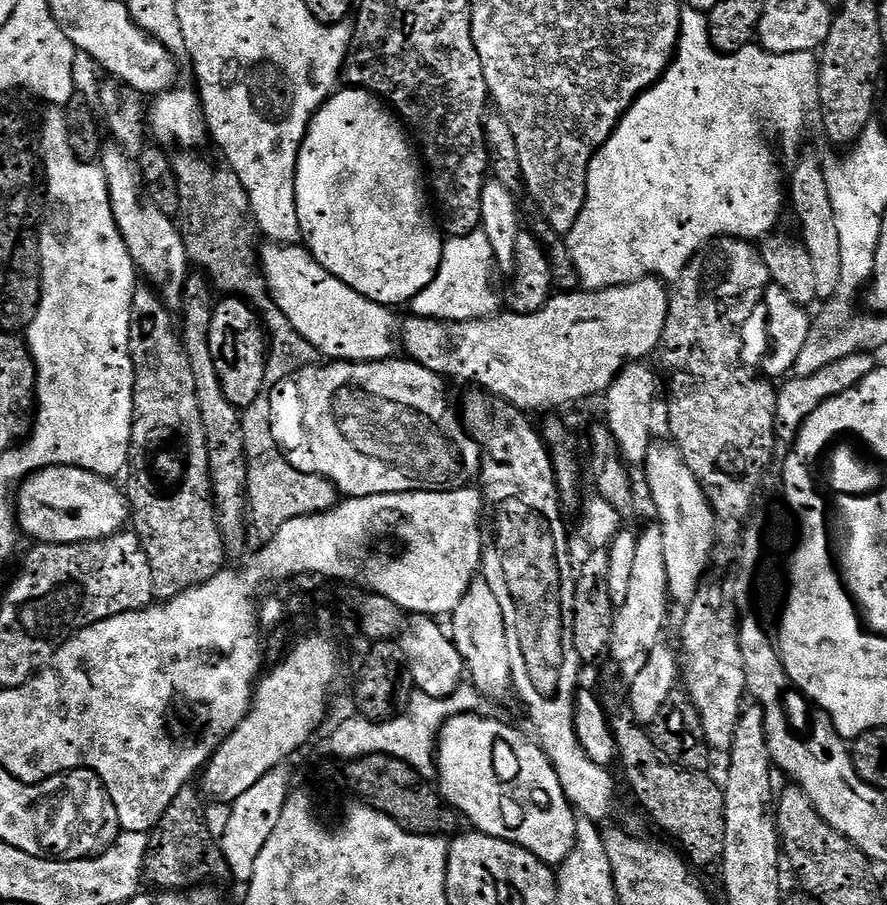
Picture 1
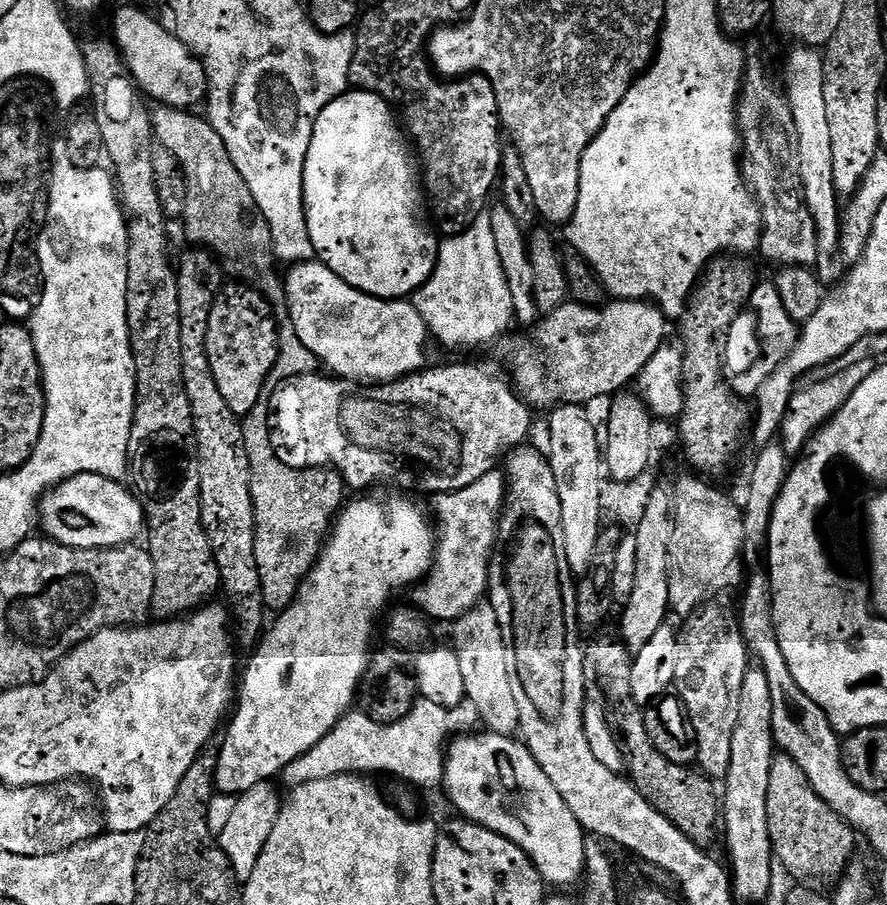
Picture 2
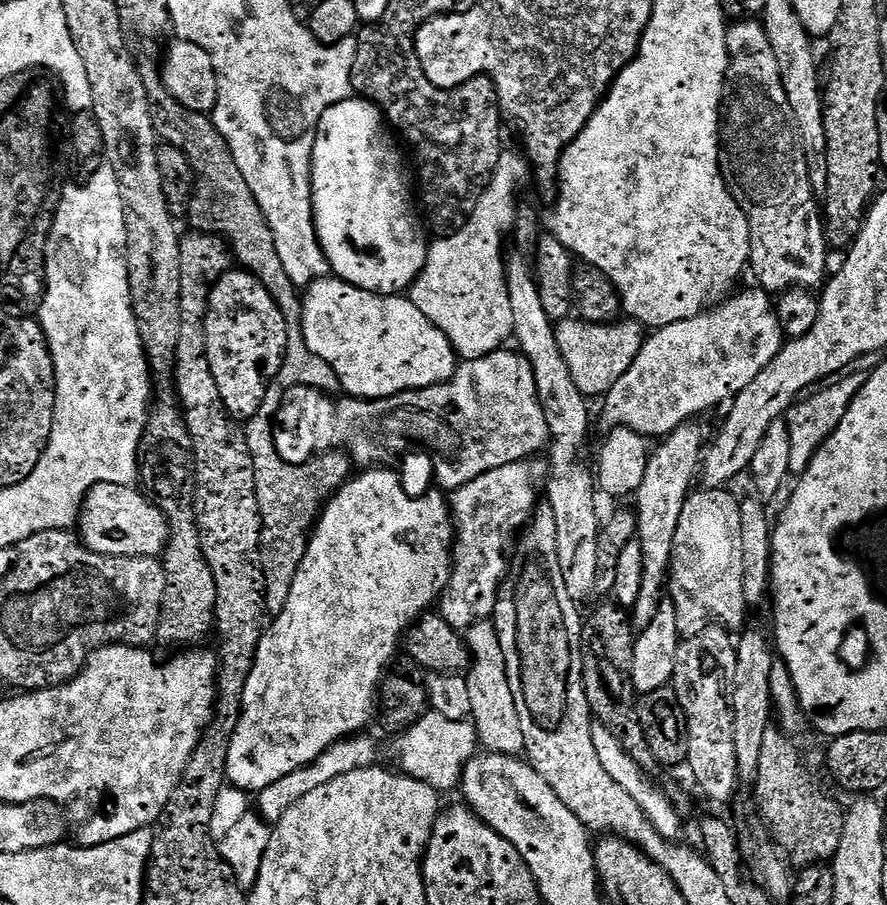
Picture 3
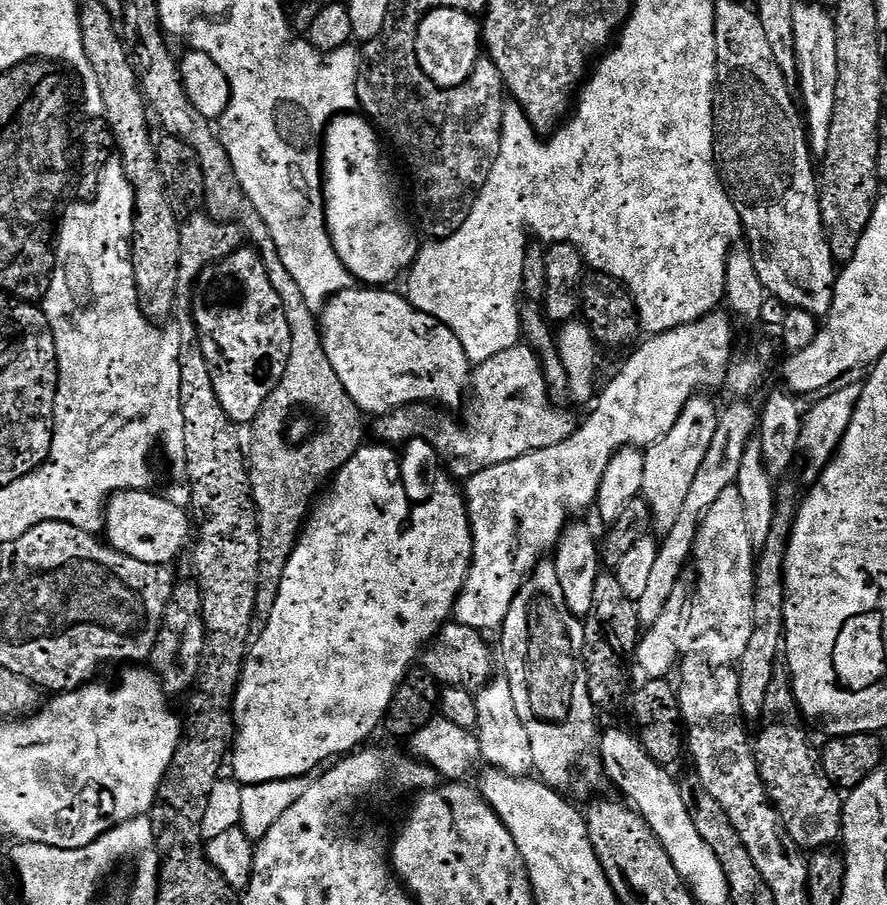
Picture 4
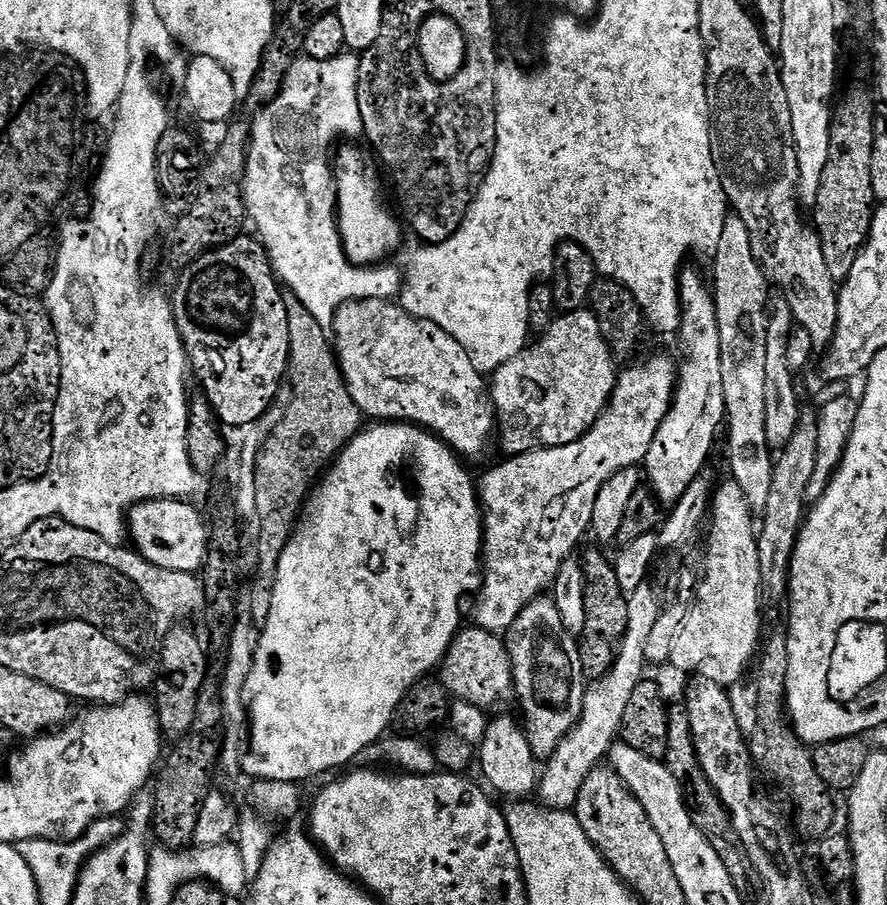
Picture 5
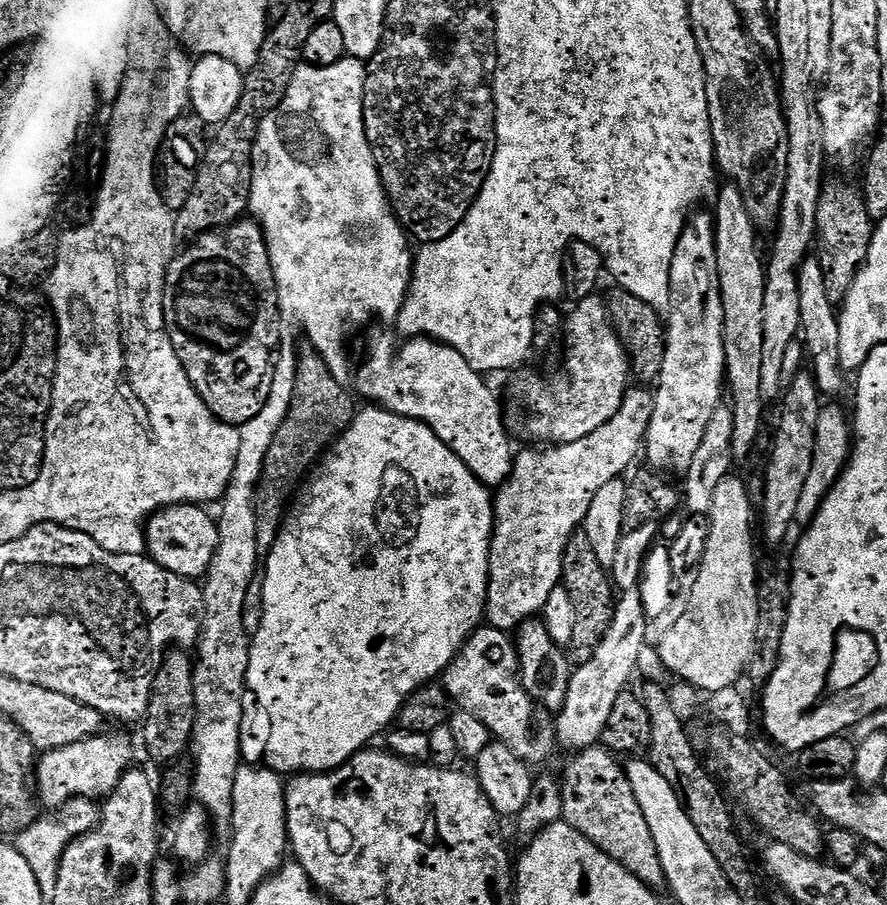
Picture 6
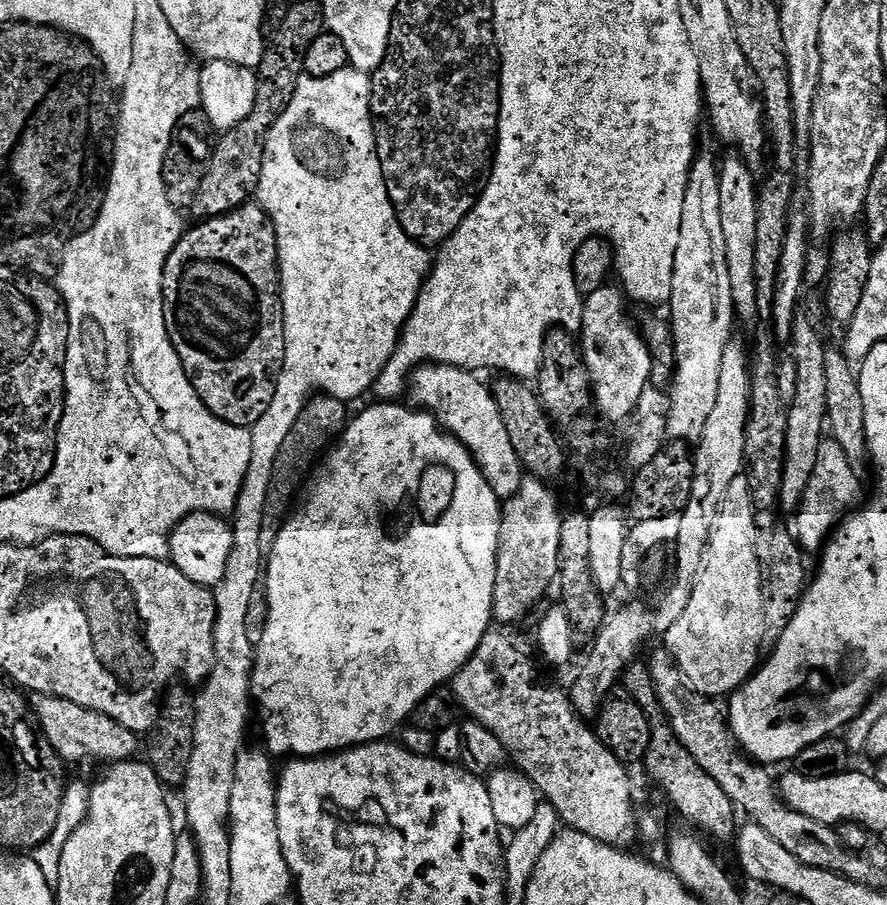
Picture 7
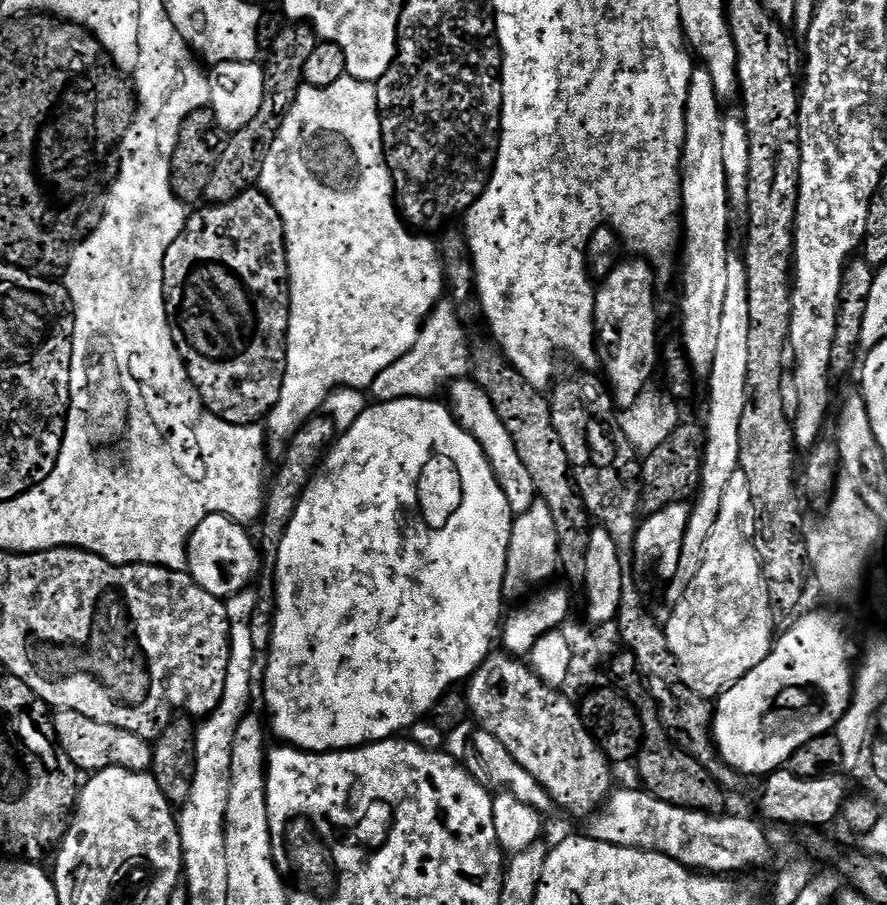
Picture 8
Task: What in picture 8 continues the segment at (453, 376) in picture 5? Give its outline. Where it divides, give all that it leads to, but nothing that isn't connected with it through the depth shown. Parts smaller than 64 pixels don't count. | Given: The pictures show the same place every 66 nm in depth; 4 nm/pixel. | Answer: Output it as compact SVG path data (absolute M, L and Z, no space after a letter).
M471 378L451 381L448 390L446 400L452 409L453 416L476 439L478 446L482 446L494 470L494 478L498 478L498 486L502 486L502 494L506 494L506 502L510 502L510 510L513 514L530 510L530 506L535 503L538 496L534 478L530 478L526 466L522 466L522 458L518 455L518 450L514 450L514 441L510 439L506 426L502 426L502 418L498 418L490 398L486 398L486 394Z

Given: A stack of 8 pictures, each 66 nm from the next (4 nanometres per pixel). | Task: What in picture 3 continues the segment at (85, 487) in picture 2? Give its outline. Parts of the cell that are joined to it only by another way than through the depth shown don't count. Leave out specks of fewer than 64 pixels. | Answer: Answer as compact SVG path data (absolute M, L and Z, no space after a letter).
M96 484L84 498L78 517L79 539L85 548L107 556L159 557L168 545L168 519L139 487Z

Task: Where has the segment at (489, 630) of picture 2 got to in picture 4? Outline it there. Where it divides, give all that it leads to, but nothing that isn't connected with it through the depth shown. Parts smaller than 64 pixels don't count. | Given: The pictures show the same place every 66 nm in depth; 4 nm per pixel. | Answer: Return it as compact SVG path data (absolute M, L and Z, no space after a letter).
M503 674L492 679L475 693L478 706L478 722L474 729L480 743L480 760L489 769L505 772L507 776L528 776L534 769L534 754L530 750L530 738L518 710L514 707L514 694L510 694L510 682Z

